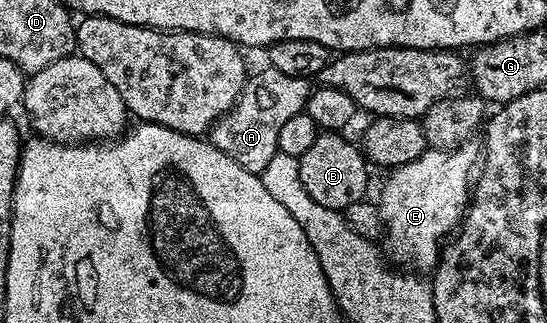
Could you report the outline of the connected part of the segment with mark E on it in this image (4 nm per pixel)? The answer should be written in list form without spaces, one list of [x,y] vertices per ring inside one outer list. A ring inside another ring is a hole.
[[[468,142],[452,152],[428,147],[421,158],[390,169],[391,177],[384,182],[377,203],[387,240],[385,252],[392,265],[400,264],[398,267],[403,270],[434,269],[445,241],[463,223],[473,195],[473,177],[480,164],[480,145],[478,148],[475,142]]]

